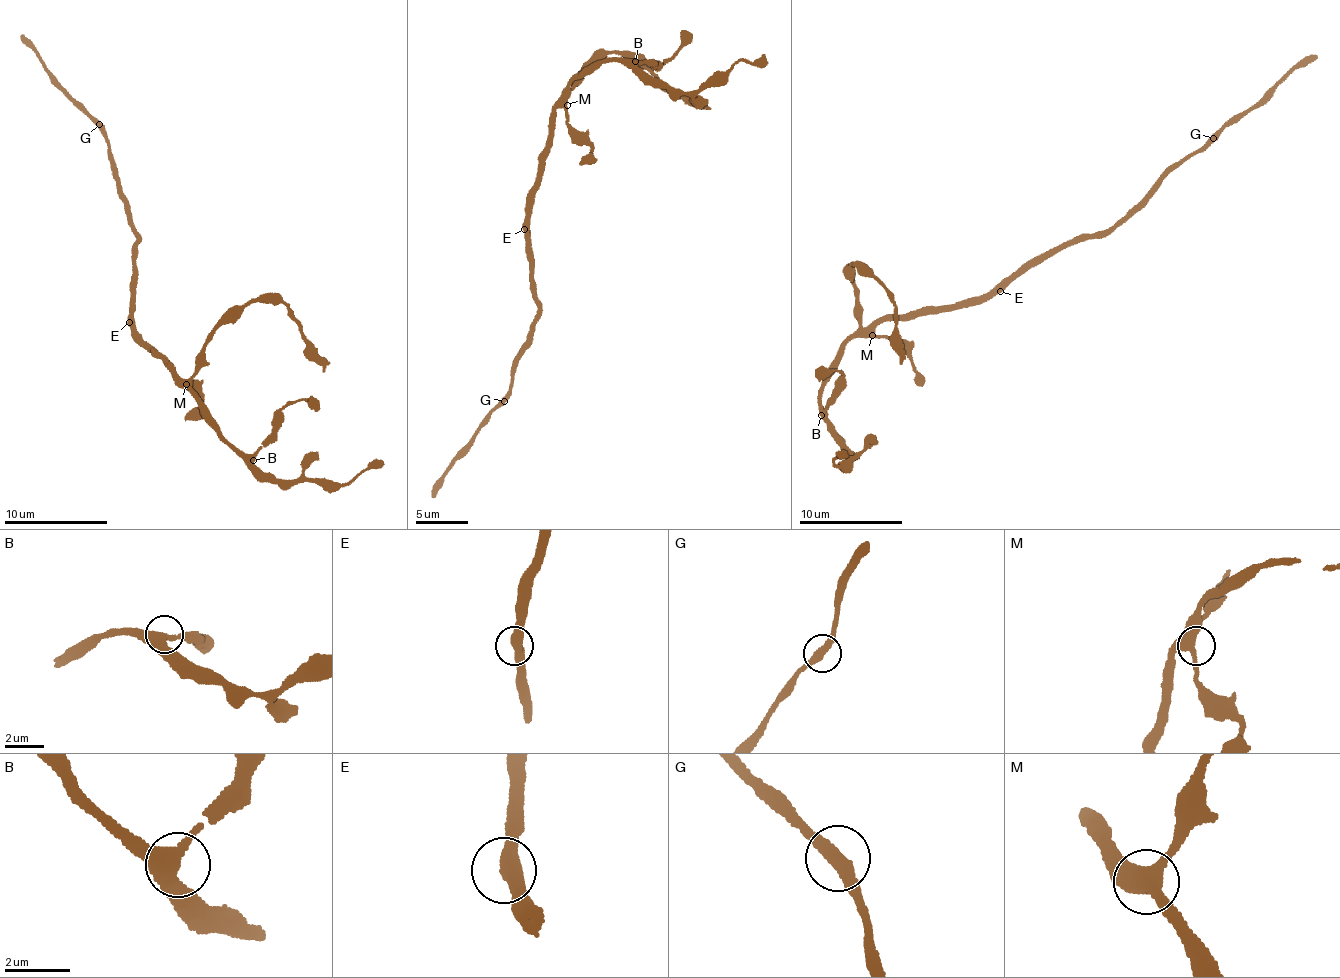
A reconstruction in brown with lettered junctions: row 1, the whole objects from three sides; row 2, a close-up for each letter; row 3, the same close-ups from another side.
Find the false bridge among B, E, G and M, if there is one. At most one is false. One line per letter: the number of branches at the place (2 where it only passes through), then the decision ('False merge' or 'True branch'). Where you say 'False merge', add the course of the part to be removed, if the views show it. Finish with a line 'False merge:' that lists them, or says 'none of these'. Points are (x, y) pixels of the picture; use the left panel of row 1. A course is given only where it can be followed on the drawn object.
B: Branches: 3. True branch
E: Branches: 2. True branch
G: Branches: 2. True branch
M: Branches: 3. True branch
False merge: none of these

